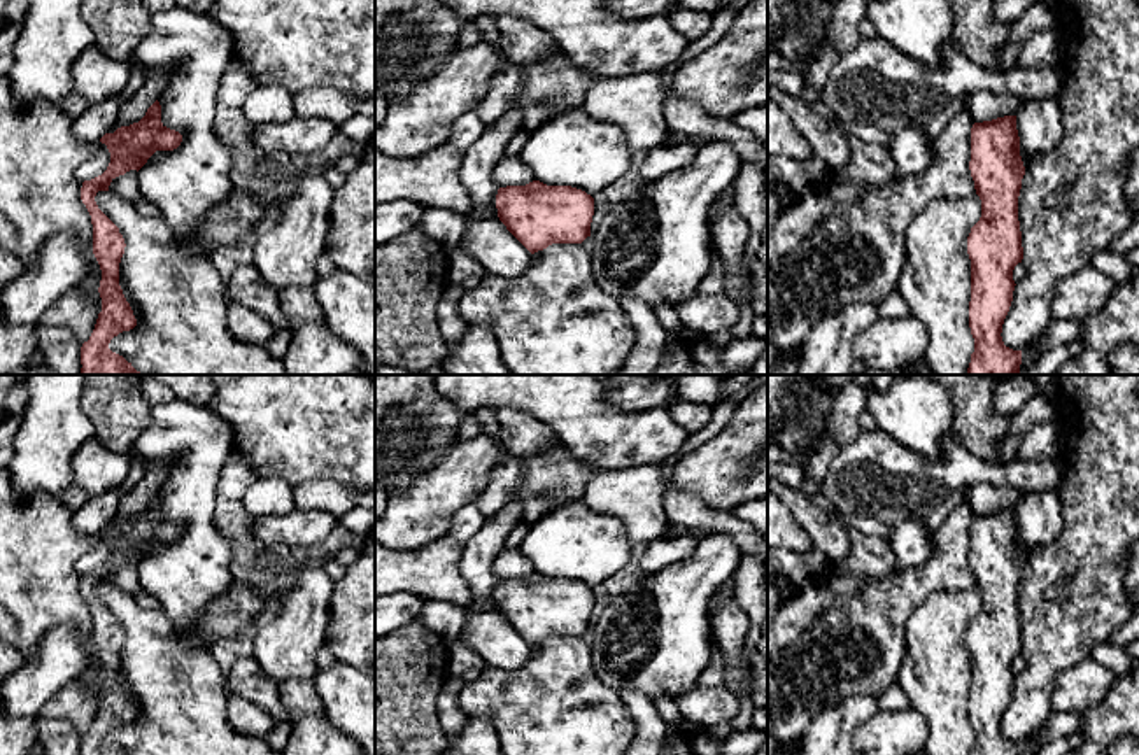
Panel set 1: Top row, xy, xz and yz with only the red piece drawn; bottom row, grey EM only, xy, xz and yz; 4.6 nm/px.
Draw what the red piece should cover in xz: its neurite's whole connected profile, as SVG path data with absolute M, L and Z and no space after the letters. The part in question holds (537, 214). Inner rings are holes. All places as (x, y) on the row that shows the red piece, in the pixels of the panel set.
M533 180L526 186L499 187L496 208L499 221L531 254L552 243L582 243L591 236L594 198L571 186L547 186Z

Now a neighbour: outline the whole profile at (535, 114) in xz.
M527 103L524 107L522 123L527 131L533 131L533 130L538 130L541 124L552 121L559 114L562 114L562 110L552 105Z

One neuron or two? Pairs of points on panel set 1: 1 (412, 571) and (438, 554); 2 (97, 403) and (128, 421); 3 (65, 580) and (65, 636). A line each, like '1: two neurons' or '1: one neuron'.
1: one neuron
2: one neuron
3: two neurons

